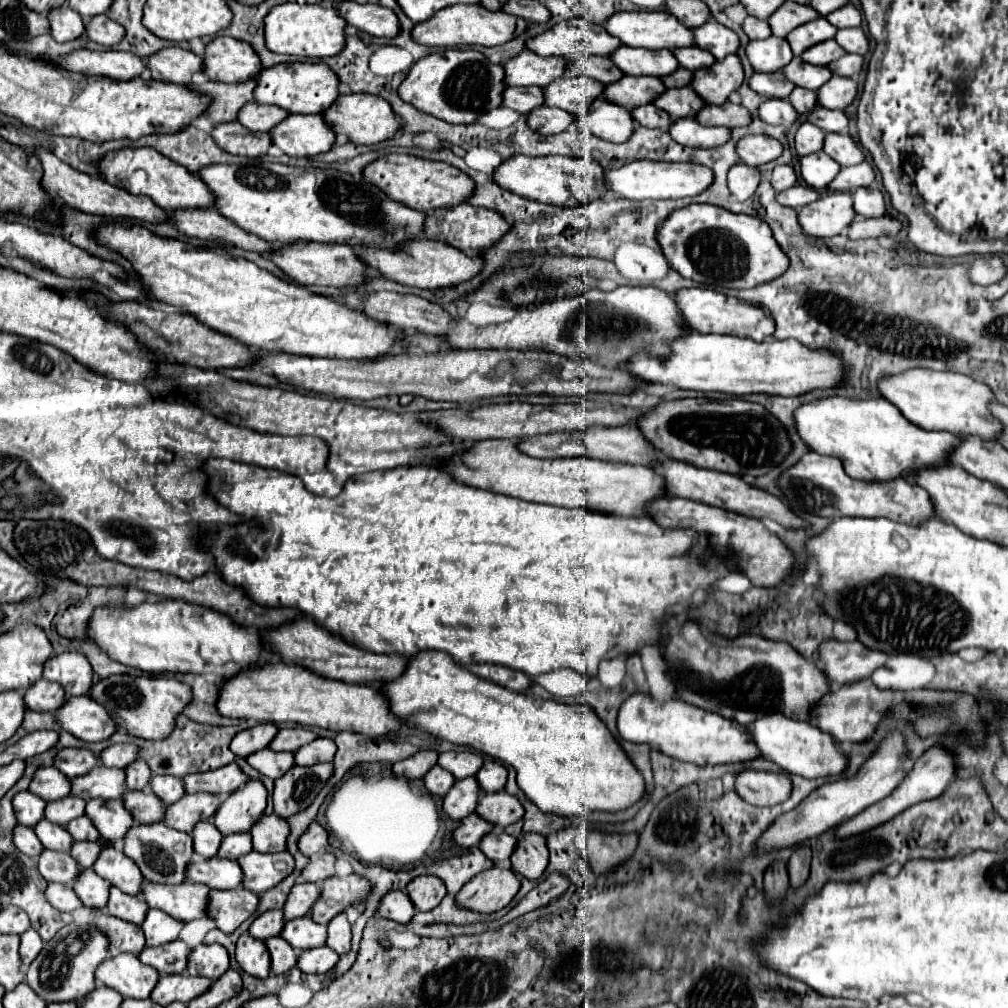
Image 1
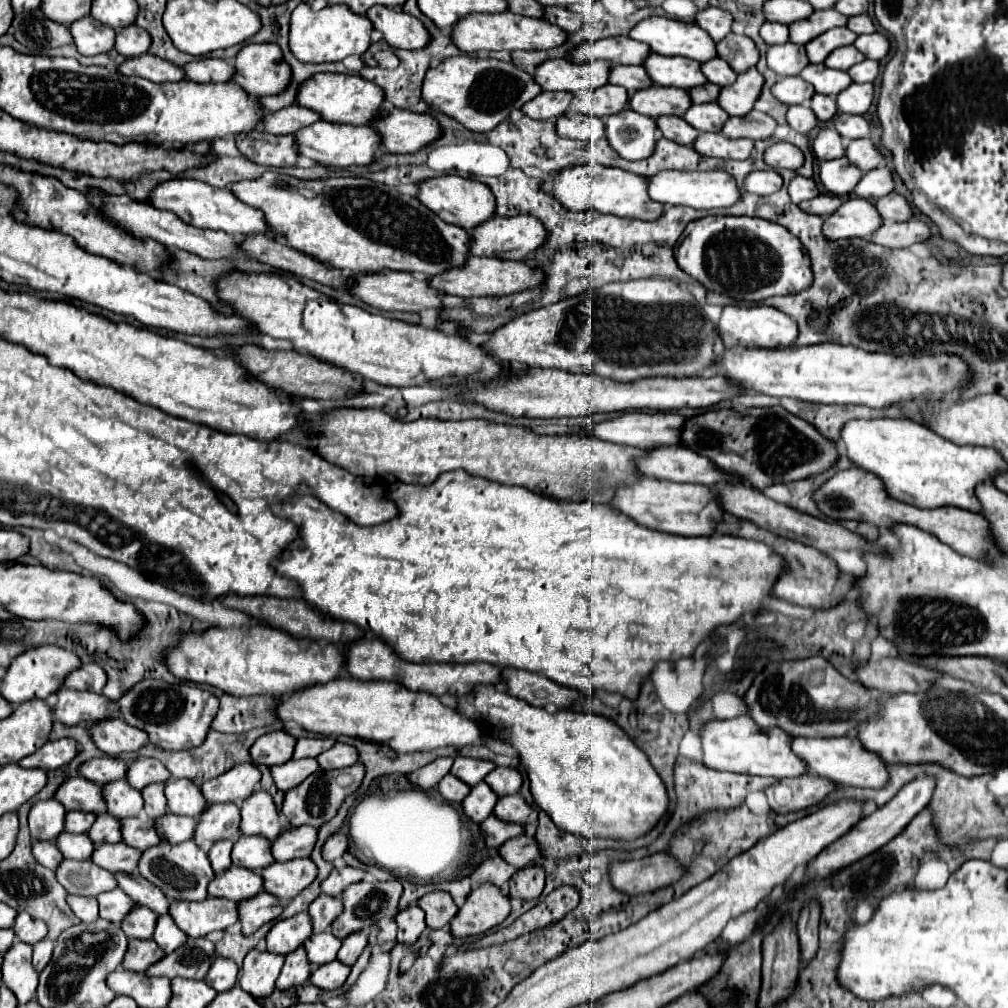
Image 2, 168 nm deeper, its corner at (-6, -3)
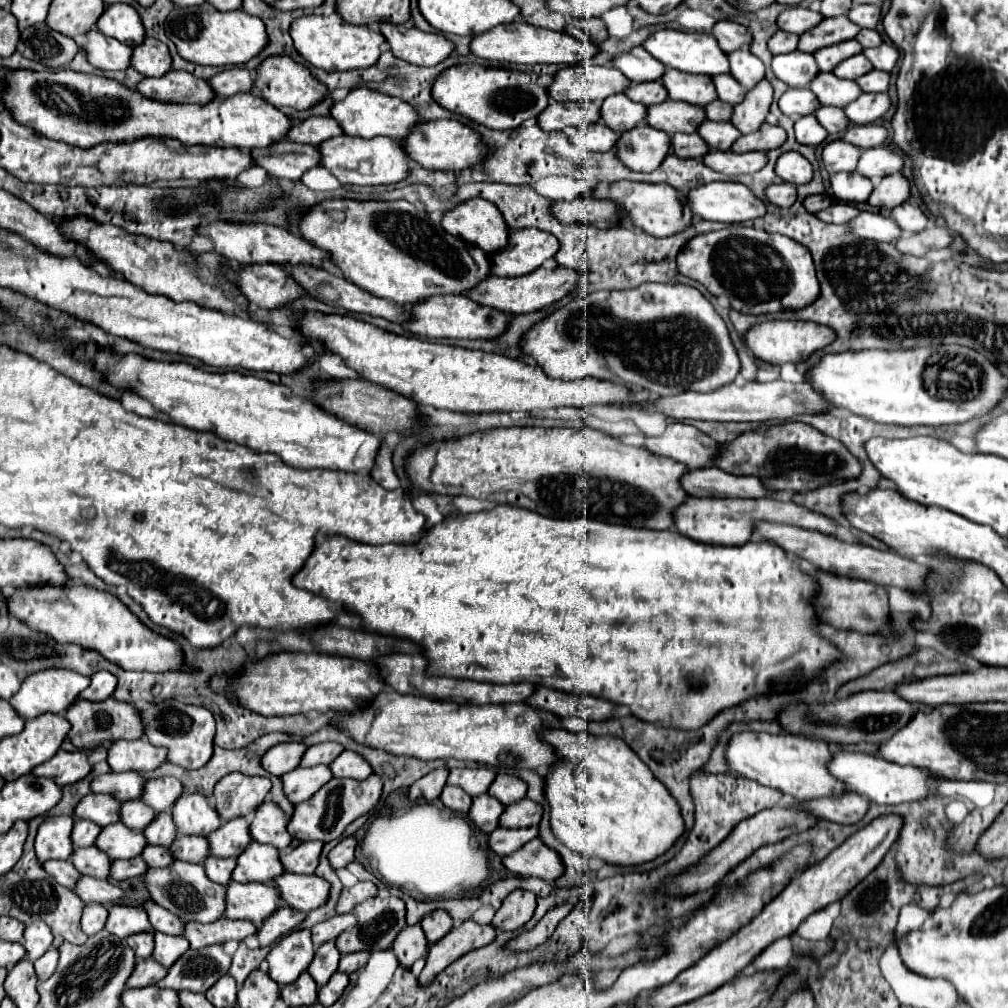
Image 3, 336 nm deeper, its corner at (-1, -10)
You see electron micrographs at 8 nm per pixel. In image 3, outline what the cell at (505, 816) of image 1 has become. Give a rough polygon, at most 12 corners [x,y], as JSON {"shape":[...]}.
{"shape":[[531,799],[505,807],[501,827],[537,827],[543,807]]}

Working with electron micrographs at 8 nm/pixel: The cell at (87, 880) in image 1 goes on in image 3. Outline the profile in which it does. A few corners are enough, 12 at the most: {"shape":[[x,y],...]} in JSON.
{"shape":[[111,905],[105,929],[121,939],[153,931],[147,913]]}

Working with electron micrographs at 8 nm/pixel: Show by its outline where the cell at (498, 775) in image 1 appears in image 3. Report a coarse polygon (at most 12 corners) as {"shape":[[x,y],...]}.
{"shape":[[499,773],[489,791],[503,805],[521,801],[527,783]]}

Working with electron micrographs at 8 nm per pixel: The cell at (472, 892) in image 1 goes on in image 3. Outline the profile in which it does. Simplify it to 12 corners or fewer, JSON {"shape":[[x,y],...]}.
{"shape":[[455,925],[431,947],[419,983],[495,939],[493,925]]}

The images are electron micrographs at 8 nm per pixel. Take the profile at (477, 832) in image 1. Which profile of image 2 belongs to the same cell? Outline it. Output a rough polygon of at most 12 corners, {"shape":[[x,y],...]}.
{"shape":[[492,814],[482,822],[486,846],[500,848],[522,836],[524,826]]}

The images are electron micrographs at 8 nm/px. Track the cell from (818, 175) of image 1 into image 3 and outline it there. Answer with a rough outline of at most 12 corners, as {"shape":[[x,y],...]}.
{"shape":[[835,173],[829,179],[837,201],[863,203],[873,191],[859,173]]}

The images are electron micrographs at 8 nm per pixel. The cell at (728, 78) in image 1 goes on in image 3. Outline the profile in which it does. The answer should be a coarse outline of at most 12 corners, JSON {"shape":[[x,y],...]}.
{"shape":[[759,81],[733,105],[741,133],[761,127],[771,105],[769,81]]}

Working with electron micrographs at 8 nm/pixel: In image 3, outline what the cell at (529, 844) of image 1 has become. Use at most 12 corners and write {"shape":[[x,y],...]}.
{"shape":[[511,891],[495,913],[493,927],[515,931],[533,917],[531,891]]}

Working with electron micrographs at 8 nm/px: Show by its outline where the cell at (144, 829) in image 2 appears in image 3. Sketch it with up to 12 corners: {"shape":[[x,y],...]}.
{"shape":[[147,845],[141,859],[149,867],[165,867],[173,863],[169,849]]}

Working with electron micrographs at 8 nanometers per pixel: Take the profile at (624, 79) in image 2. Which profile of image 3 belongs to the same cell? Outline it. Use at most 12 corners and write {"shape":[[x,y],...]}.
{"shape":[[661,81],[633,83],[631,101],[655,105],[667,99]]}

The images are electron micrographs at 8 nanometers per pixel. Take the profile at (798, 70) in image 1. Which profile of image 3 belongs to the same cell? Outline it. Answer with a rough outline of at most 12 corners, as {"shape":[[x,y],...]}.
{"shape":[[819,73],[809,89],[821,105],[845,107],[861,89],[855,81]]}

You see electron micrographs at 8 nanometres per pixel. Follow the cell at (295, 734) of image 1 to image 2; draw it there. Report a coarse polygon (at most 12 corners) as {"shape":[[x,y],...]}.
{"shape":[[300,738],[294,758],[316,758],[330,750],[336,738]]}

